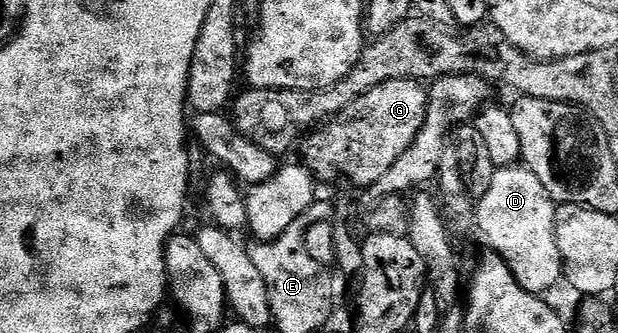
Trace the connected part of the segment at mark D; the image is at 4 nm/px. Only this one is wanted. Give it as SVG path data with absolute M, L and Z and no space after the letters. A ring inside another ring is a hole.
M528 167L498 168L485 191L489 194L489 205L485 205L481 217L485 217L485 225L489 225L489 237L501 237L501 241L497 241L497 245L501 245L498 254L505 253L502 259L509 257L508 261L513 261L509 269L517 269L513 277L525 281L528 293L545 295L563 277L563 262L557 246L558 210L553 198ZM505 237L517 237L521 245L517 245L517 241L505 241ZM525 241L533 241L533 245L525 245Z

